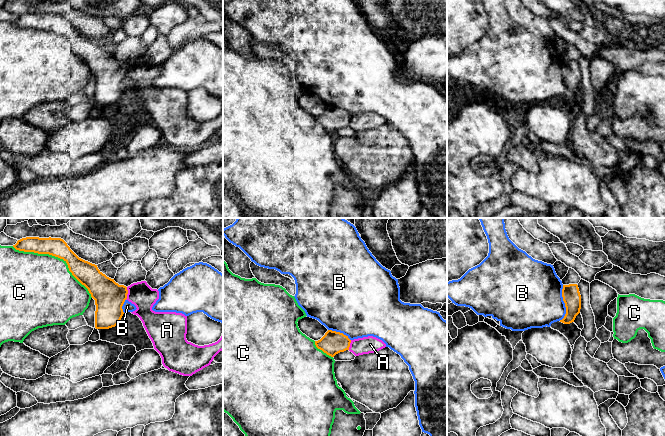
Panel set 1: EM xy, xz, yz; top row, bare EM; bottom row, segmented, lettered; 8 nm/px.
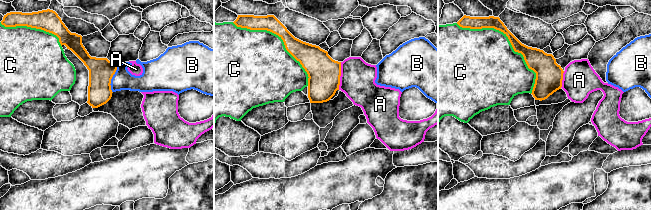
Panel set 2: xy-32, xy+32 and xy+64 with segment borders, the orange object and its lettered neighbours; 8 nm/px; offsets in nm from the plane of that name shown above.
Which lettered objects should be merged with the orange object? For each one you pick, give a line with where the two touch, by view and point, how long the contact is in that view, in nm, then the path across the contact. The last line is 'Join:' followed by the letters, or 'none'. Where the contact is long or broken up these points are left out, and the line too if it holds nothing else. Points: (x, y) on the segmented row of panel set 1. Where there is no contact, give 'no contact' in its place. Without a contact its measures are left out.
Join: none

